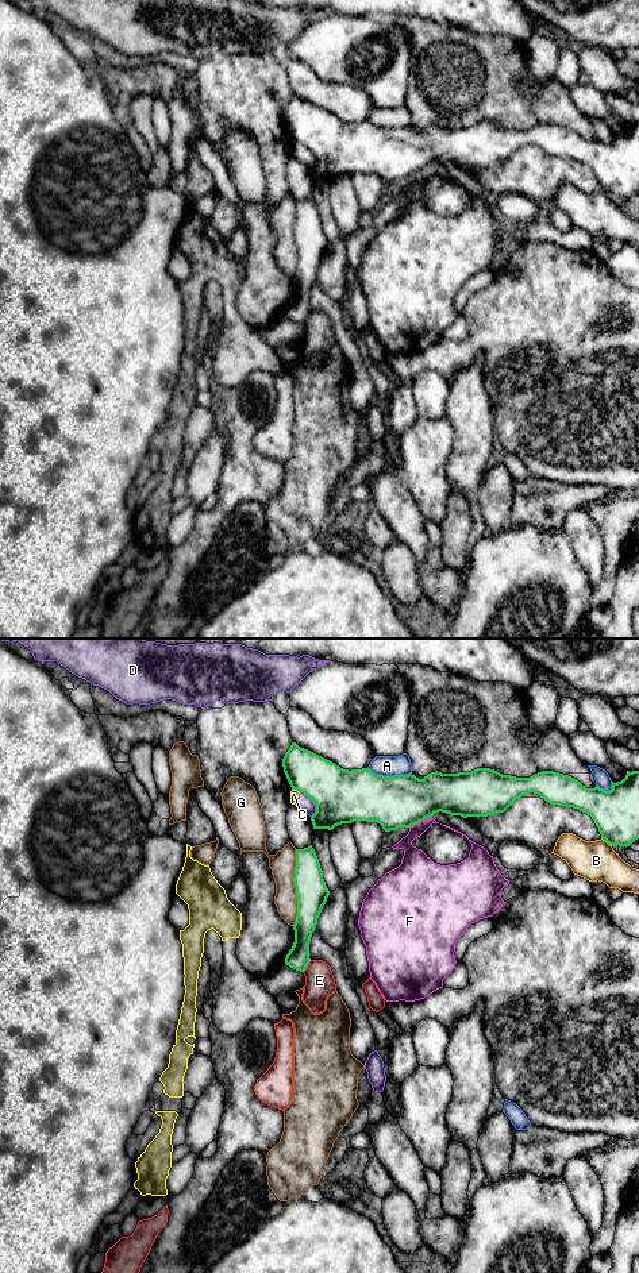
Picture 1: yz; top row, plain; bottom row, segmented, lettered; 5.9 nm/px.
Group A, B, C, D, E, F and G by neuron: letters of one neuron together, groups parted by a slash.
A / B / C / D / E / F / G

